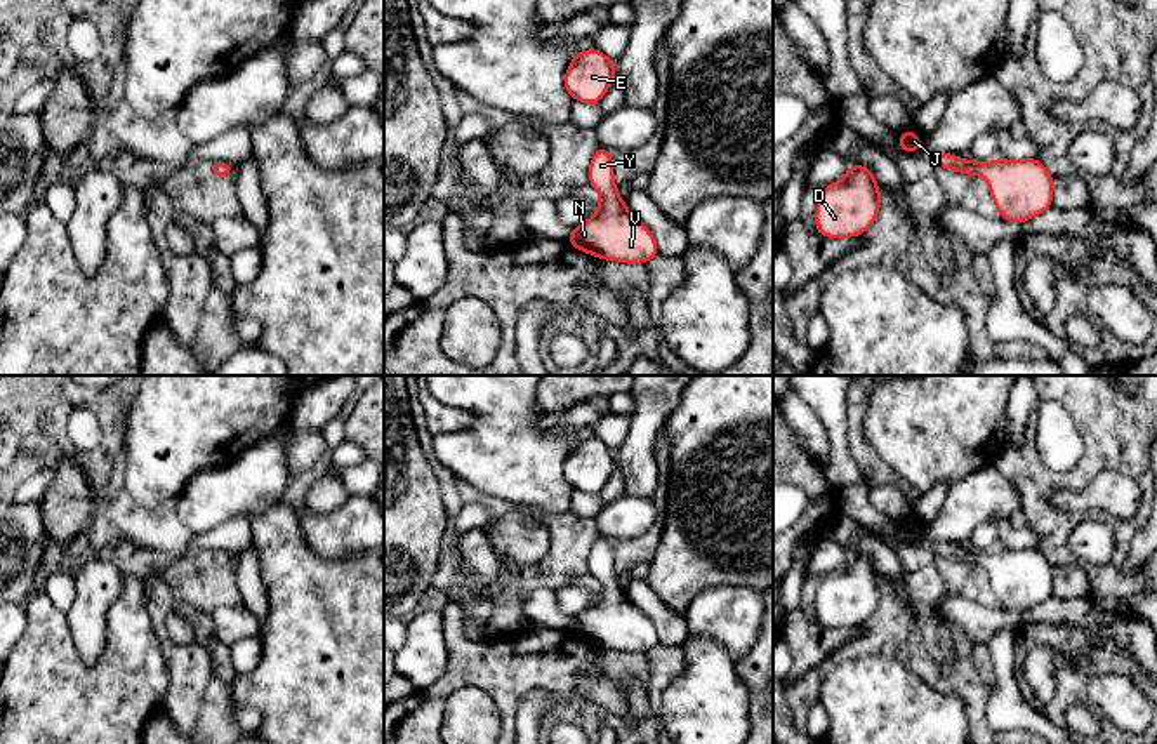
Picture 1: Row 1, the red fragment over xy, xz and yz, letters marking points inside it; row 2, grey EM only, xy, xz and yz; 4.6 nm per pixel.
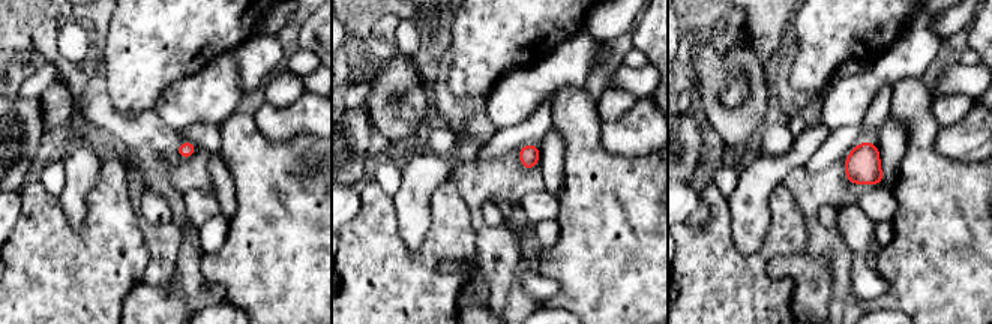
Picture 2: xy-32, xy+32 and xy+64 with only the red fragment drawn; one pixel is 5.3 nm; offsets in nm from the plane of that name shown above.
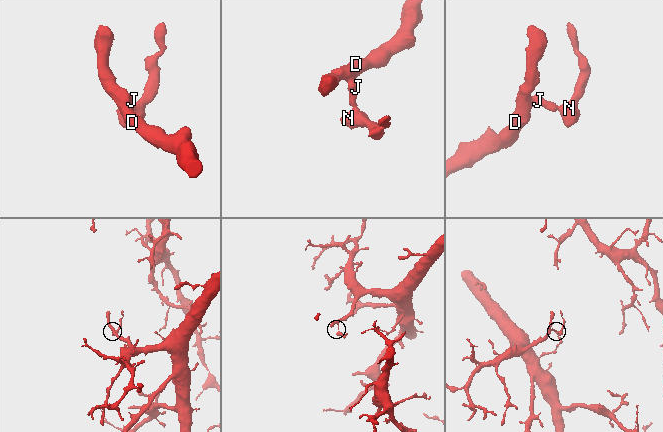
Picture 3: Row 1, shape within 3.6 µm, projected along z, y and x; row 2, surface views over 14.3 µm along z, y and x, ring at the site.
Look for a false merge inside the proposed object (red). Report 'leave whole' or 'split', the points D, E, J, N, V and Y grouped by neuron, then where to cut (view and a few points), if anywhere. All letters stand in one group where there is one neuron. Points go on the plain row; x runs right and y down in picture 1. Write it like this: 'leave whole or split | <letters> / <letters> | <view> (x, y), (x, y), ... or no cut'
leave whole | D E J N V Y | no cut

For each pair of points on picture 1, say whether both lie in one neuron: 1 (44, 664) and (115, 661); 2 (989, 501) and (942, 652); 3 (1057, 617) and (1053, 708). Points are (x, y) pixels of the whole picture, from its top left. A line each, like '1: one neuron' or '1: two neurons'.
1: one neuron
2: one neuron
3: two neurons

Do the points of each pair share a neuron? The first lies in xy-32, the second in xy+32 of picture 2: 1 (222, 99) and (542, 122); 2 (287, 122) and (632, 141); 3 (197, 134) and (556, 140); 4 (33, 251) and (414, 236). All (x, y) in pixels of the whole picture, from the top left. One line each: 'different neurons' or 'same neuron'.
1: different neurons
2: same neuron
3: different neurons
4: different neurons

